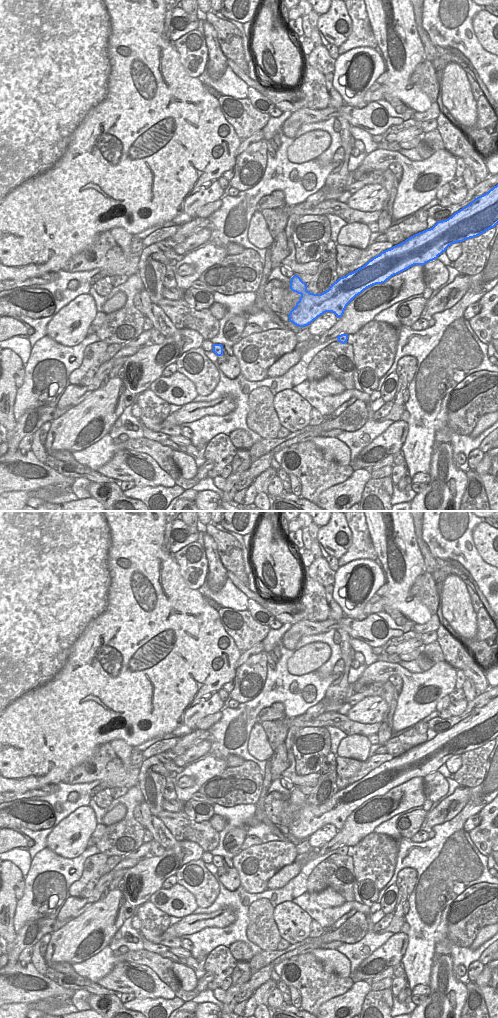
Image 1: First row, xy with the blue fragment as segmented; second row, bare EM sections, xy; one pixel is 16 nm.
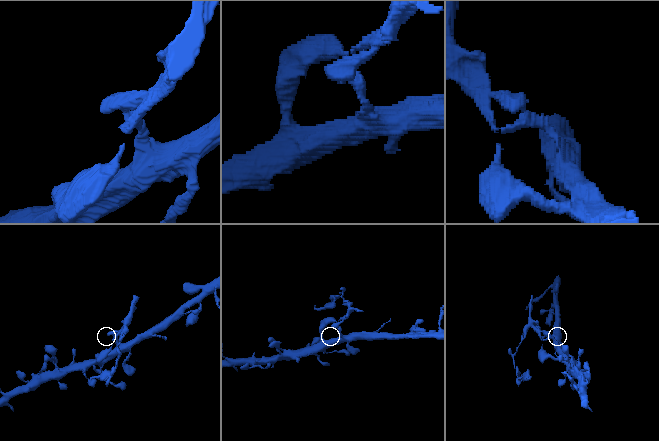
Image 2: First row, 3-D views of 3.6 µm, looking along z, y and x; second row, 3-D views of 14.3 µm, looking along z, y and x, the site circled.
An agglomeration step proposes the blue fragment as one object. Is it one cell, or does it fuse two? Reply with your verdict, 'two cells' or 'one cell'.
two cells

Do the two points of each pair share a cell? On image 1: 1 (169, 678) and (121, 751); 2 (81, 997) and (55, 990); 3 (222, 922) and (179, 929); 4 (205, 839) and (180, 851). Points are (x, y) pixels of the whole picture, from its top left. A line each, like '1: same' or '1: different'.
1: different
2: different
3: same
4: different

